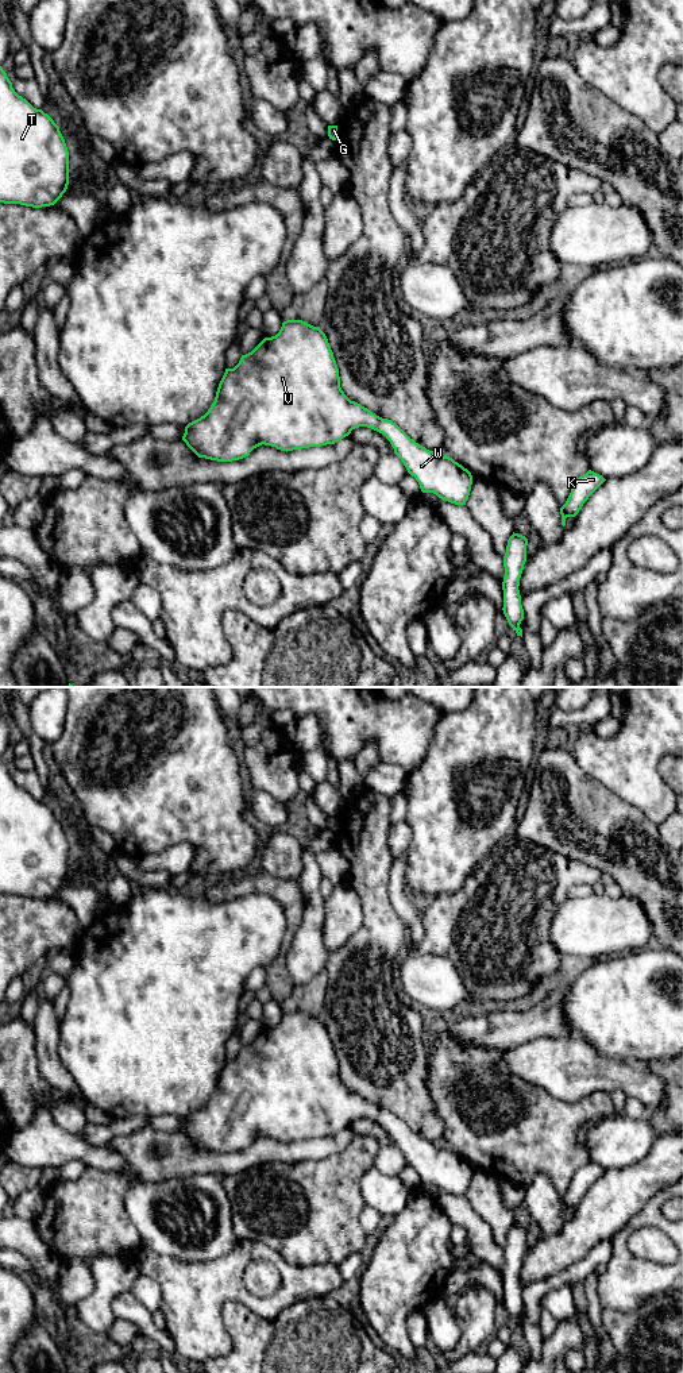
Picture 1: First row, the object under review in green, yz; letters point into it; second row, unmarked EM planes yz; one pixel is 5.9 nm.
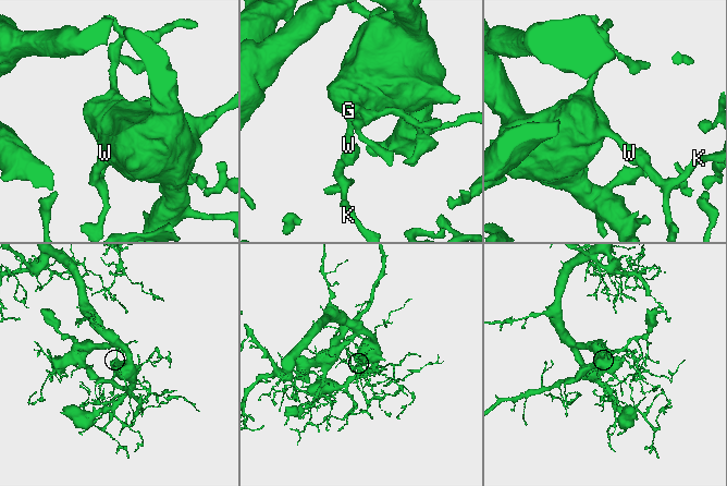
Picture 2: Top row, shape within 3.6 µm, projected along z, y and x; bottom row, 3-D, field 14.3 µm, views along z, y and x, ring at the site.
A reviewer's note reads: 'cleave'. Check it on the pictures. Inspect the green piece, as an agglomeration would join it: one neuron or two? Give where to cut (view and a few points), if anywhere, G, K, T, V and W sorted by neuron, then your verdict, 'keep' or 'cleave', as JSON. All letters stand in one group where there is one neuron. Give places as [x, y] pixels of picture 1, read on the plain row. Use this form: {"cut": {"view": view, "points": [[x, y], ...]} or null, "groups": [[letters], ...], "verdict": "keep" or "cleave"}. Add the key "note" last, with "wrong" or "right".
{"cut": null, "groups": [["G", "K", "T", "V", "W"]], "verdict": "keep", "note": "wrong"}

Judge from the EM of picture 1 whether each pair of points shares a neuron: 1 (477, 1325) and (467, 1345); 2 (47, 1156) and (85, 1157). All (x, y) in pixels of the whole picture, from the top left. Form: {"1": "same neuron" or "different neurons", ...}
{"1": "same neuron", "2": "same neuron"}

